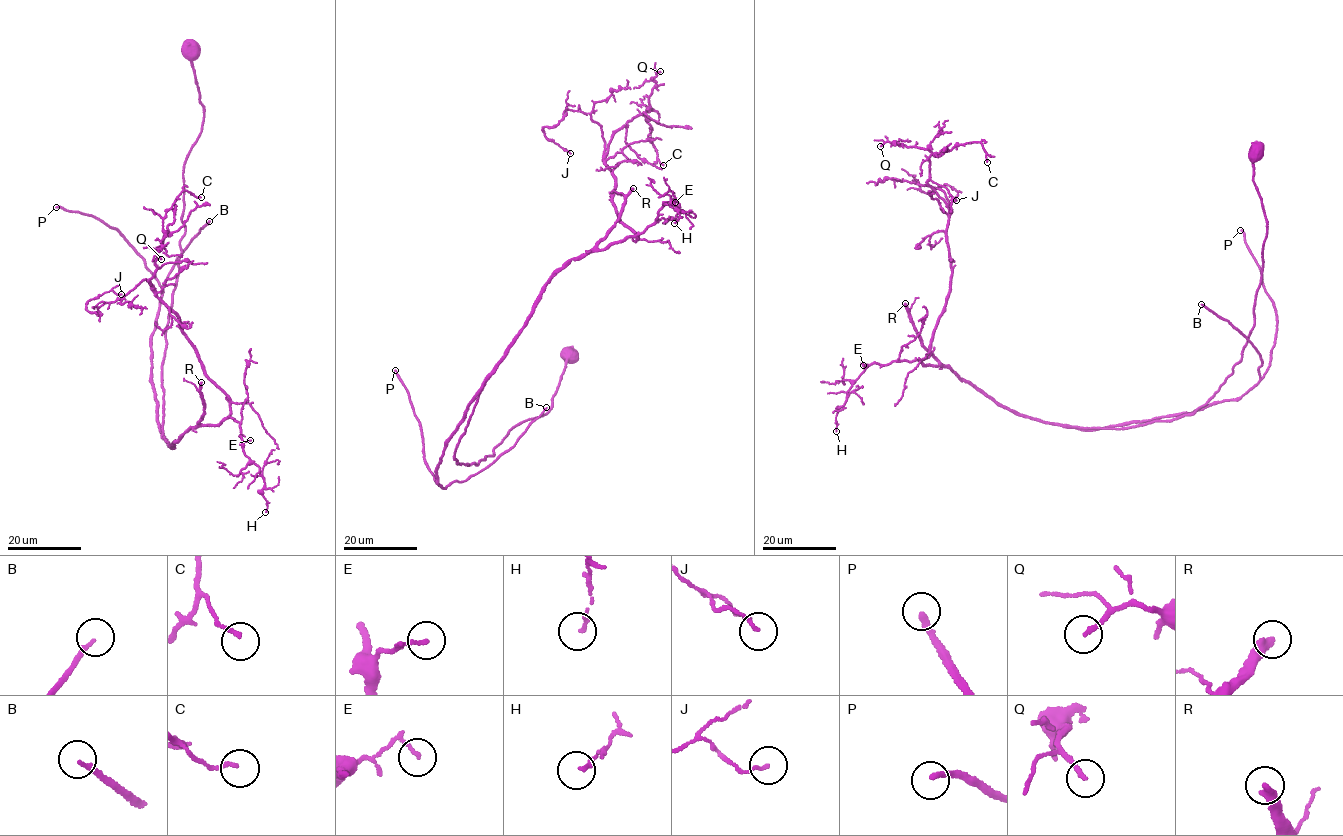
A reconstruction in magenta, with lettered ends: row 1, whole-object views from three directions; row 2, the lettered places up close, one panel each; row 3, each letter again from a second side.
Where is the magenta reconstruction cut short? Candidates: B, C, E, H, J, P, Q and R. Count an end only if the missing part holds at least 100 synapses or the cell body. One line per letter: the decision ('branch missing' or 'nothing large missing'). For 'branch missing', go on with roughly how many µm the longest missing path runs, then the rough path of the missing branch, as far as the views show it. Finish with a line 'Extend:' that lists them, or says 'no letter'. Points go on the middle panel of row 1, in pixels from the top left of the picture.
B: branch missing; about 200 µm are missing
C: nothing large missing
E: nothing large missing
H: nothing large missing
J: nothing large missing
P: branch missing; about 180 µm are missing
Q: nothing large missing
R: branch missing; about 100 µm are missing; missing branch runs (633, 188), (641, 177), (691, 163), (717, 188), (711, 172), (693, 172), (701, 176), (718, 217), (749, 242)
Extend: B, P, R

